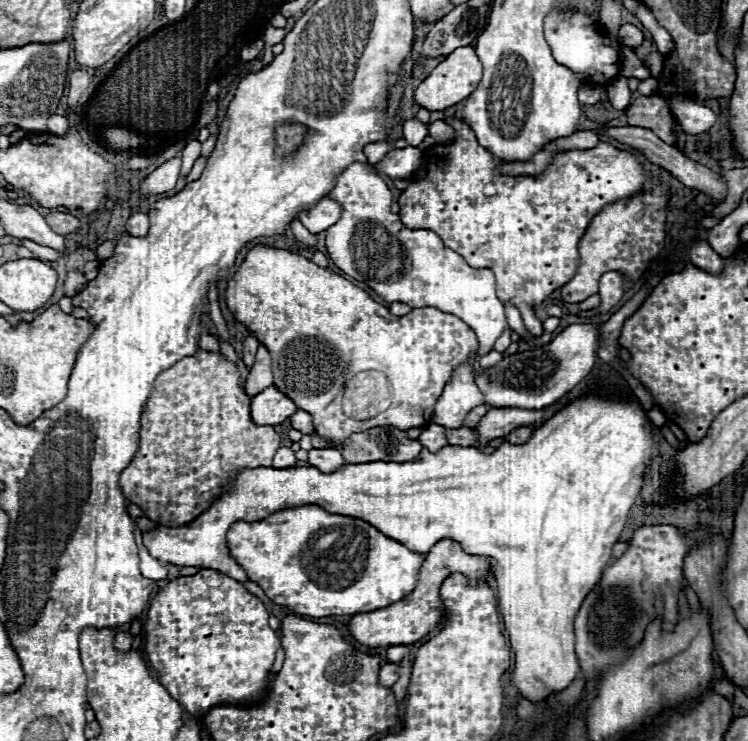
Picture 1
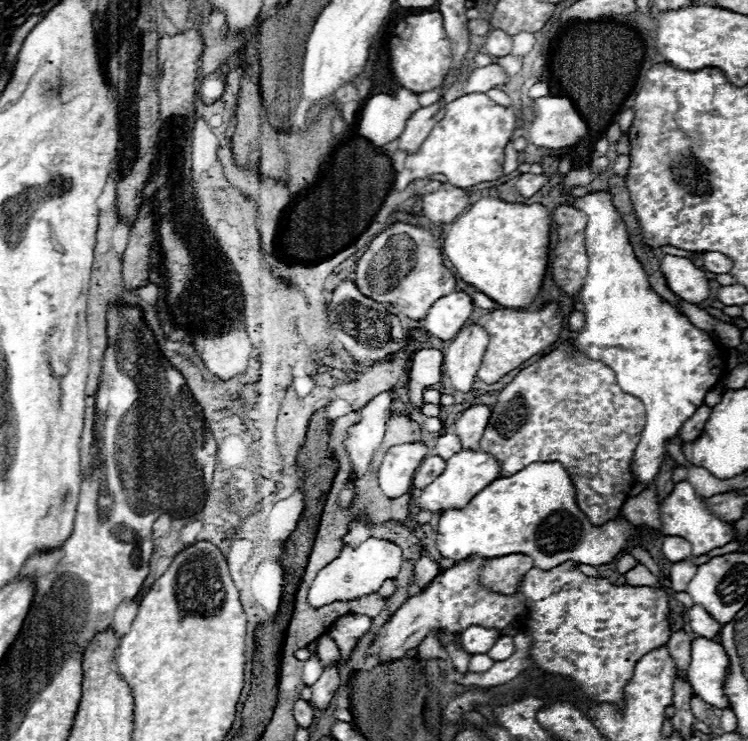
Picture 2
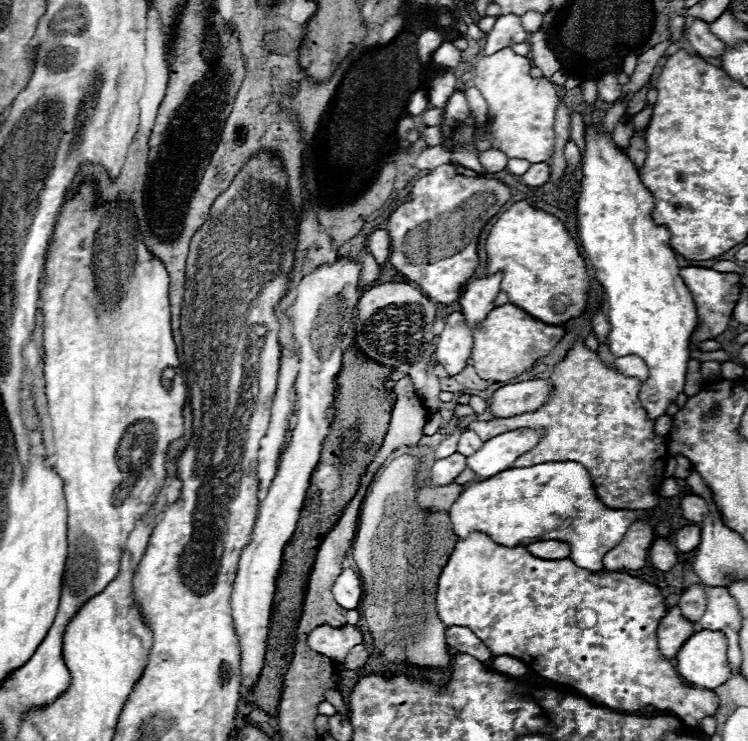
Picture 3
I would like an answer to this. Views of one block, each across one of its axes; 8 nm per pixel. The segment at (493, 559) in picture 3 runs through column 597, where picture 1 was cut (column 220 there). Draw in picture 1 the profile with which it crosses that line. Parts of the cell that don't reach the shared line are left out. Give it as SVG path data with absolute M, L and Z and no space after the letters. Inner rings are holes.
M202 568L194 576L180 576L168 582L152 598L146 618L146 656L152 672L166 686L190 716L202 716L214 706L250 704L260 700L268 688L268 672L280 648L278 634L268 626L264 604L240 582L218 570Z

